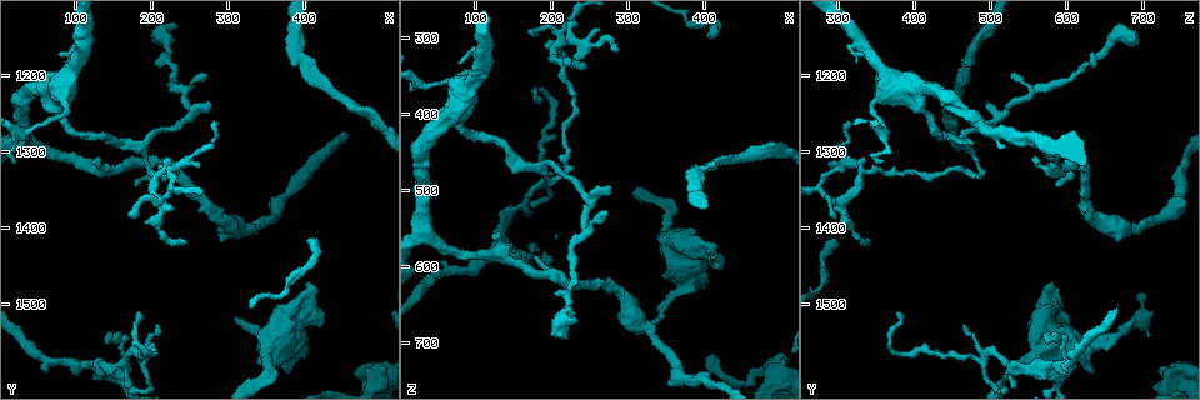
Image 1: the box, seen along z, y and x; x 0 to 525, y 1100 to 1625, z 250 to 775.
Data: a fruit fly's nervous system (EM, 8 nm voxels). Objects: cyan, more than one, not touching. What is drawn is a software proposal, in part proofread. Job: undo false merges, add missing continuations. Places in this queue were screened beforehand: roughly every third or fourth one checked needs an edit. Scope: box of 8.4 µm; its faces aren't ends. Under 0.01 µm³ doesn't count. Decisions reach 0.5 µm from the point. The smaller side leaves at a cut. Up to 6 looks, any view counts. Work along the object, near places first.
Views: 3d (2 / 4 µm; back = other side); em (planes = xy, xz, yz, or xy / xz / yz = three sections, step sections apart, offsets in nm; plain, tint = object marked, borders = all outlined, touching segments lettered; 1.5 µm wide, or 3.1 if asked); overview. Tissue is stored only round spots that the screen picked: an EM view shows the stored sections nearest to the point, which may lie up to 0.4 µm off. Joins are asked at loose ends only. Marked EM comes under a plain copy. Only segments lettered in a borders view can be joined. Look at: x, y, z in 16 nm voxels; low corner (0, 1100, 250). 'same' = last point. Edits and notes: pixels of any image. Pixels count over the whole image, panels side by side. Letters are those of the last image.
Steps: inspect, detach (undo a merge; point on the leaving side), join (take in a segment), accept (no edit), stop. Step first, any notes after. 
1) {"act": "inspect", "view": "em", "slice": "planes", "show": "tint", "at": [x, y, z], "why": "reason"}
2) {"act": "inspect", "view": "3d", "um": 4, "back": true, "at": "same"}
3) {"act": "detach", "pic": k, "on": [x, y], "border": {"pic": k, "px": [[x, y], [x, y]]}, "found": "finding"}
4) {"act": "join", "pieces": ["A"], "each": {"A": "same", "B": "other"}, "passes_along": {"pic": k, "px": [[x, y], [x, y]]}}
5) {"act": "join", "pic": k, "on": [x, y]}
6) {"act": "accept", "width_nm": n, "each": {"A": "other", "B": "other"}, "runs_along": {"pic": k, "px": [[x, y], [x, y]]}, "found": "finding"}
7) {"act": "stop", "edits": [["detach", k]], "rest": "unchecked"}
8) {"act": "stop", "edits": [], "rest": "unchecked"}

{"act": "inspect", "view": "3d", "um": 4, "at": [400, 1470, 585], "why": "free end"}

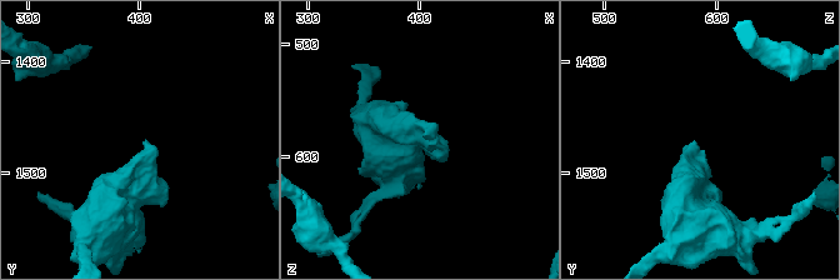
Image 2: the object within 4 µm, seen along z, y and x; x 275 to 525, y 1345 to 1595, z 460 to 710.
{"act": "inspect", "view": "em", "slice": "yz", "step": 8, "show": "tint", "at": [402, 1468, 582], "why": "need the tissue"}

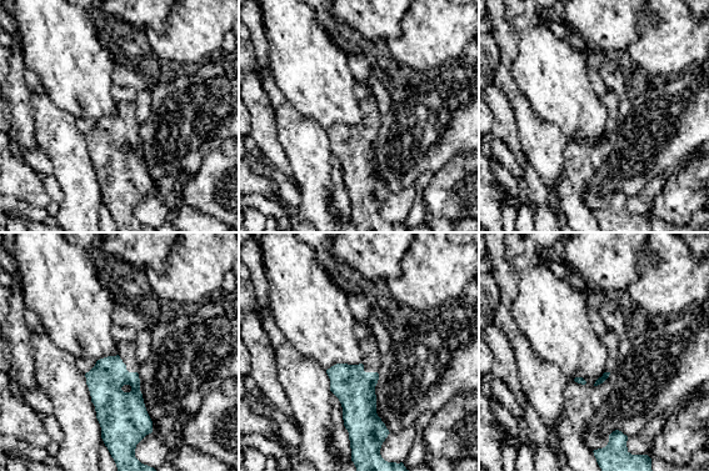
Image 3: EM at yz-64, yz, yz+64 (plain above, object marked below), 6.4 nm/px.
{"act": "inspect", "view": "em", "slice": "planes", "show": "borders", "at": "same", "why": "cut it another way"}

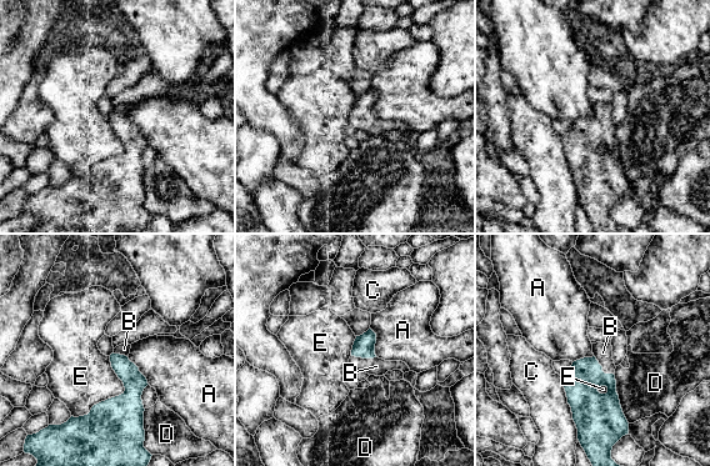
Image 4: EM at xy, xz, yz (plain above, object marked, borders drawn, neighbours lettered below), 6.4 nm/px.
{"act": "join", "pieces": ["B"], "each": {"A": "other", "B": "same", "C": "other", "D": "other", "E": "other"}, "passes_along": {"pic": 4, "px": [[581, 381], [601, 367], [603, 352]]}, "found": "it goes on there"}

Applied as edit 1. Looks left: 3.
{"act": "inspect", "view": "3d", "um": 2, "at": [245, 1415, 335], "why": "branch stops here"}

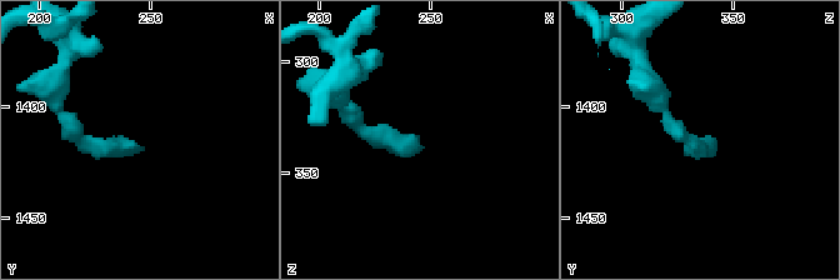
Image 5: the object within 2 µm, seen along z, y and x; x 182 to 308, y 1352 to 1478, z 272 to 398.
{"act": "inspect", "view": "em", "slice": "yz", "step": 4, "show": "tint", "at": [244, 1416, 336]}

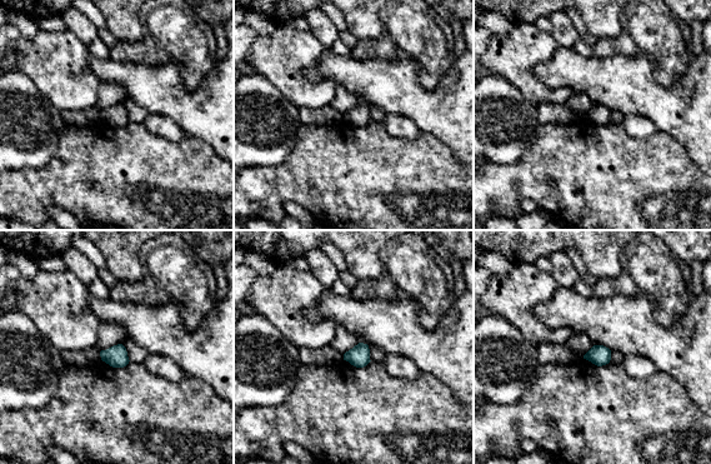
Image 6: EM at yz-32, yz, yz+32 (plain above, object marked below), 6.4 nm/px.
{"act": "inspect", "view": "em", "slice": "planes", "show": "borders", "at": "same", "why": "another direction"}

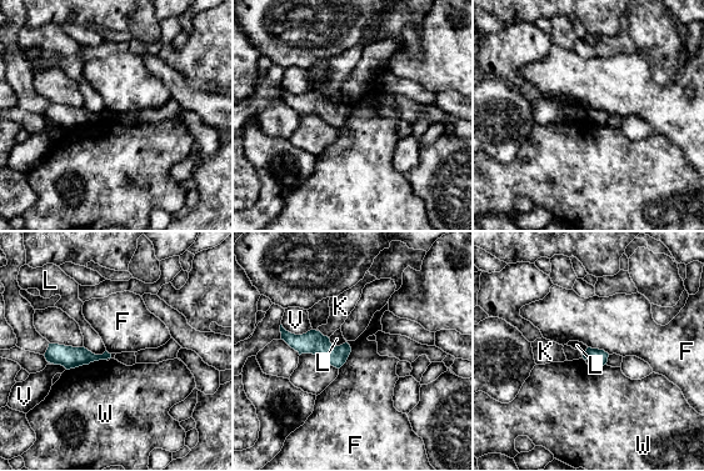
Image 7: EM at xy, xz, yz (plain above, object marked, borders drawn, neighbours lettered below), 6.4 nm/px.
{"act": "accept", "each": {"F": "other", "K": "other", "L": "other", "V": "other", "W": "other"}, "runs_along": {"pic": 7, "px": [[284, 334], [328, 351], [346, 351]]}, "found": "no lettered segment goes on from it"}

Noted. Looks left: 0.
{"act": "stop", "edits": [["join", 4]], "rest": "unchecked"}

